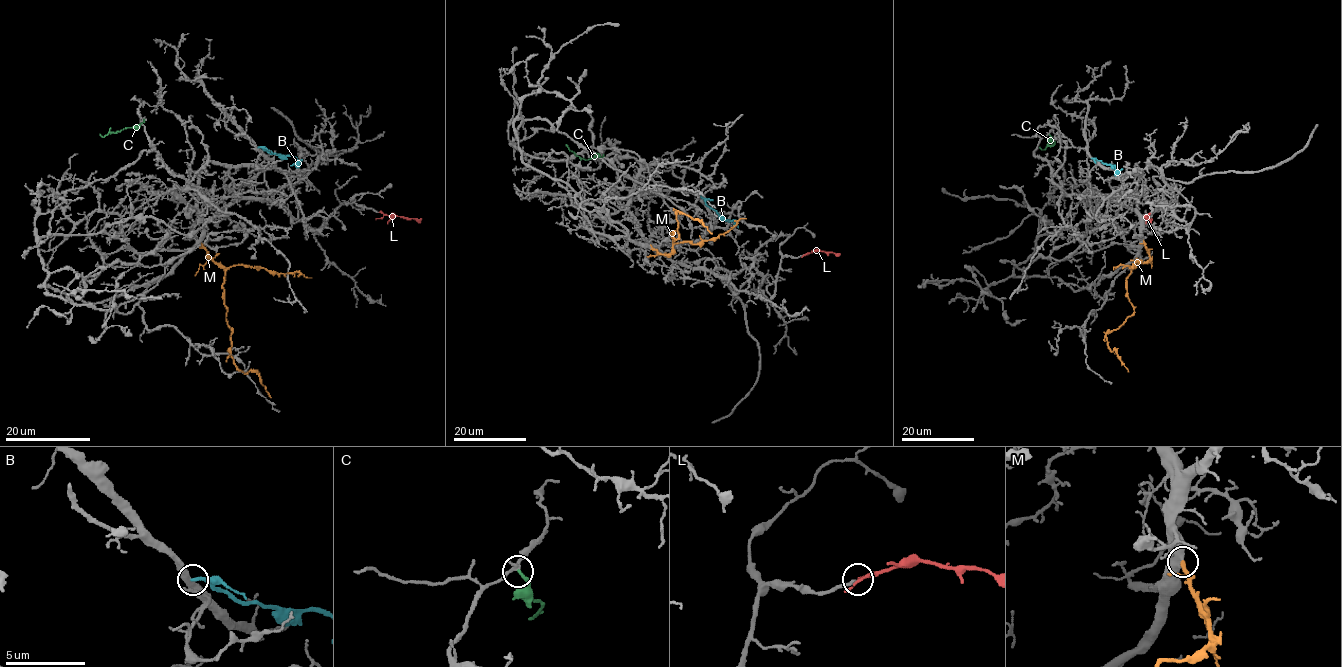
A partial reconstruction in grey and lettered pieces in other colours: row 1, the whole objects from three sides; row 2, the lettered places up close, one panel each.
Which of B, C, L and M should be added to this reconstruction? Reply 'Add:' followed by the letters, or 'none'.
Add: C, L, M

